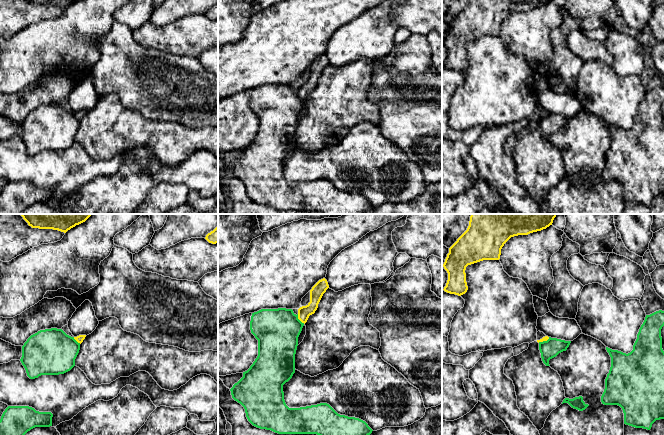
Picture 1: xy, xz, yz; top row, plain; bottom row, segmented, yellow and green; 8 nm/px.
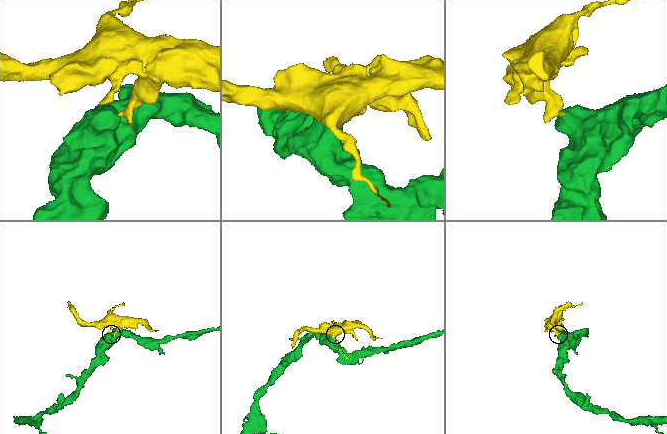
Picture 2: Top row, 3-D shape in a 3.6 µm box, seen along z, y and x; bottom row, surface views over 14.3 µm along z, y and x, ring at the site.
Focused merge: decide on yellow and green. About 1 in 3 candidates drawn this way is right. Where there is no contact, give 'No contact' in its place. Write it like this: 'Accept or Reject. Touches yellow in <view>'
Reject. Touches yellow in xz

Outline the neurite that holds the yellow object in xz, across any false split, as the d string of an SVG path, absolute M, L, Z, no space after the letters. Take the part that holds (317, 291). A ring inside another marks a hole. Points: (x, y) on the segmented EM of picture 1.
M325 278L319 280L310 290L310 302L306 306L302 306L298 309L298 319L302 323L306 323L309 316L314 314L318 308L318 304L329 288L328 282Z

